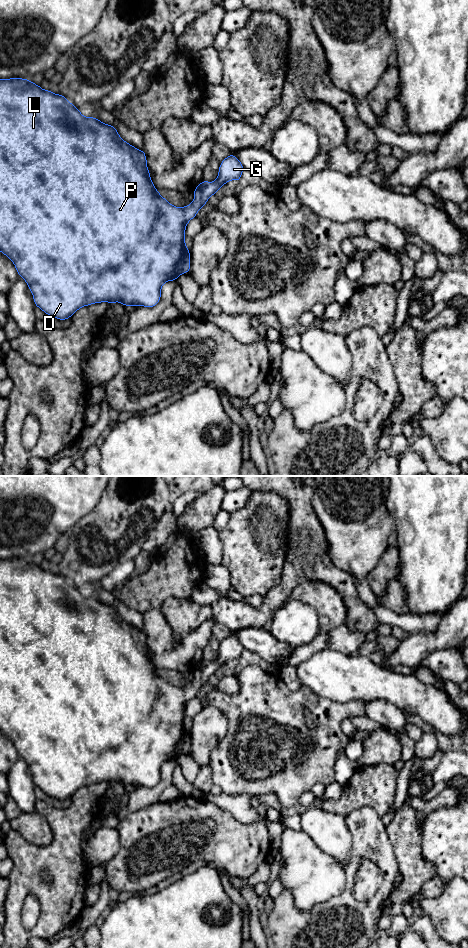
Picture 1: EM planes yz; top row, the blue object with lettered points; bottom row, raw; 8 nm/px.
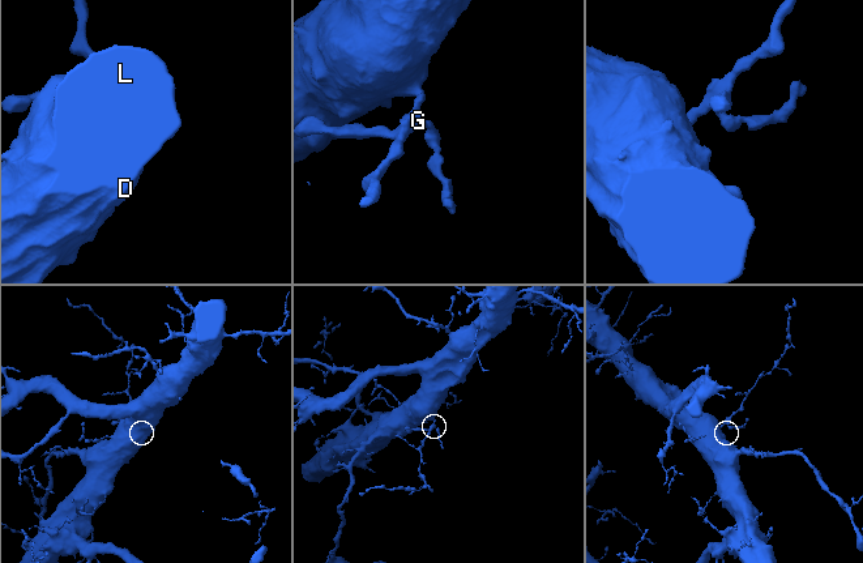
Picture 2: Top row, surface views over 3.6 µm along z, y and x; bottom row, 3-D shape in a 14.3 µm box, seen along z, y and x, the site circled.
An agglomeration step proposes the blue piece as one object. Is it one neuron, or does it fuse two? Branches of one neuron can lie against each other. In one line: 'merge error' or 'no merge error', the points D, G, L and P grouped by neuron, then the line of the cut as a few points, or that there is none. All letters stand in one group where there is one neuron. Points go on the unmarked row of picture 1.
no merge error; groups D G L P; cut none

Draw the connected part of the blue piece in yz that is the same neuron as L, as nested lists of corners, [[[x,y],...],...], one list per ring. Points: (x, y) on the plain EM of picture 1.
[[[23,558],[0,559],[0,732],[15,745],[33,775],[36,787],[59,800],[69,799],[78,789],[95,783],[115,782],[126,786],[152,788],[161,779],[161,768],[167,761],[176,761],[183,753],[190,752],[190,732],[185,724],[185,709],[188,702],[208,682],[210,676],[231,660],[241,662],[244,650],[239,639],[229,634],[219,646],[218,657],[214,662],[202,660],[194,669],[194,681],[185,687],[175,687],[156,670],[151,661],[144,630],[138,630],[125,622],[113,605],[108,605],[94,597],[84,597],[79,589],[62,574],[43,570],[31,560]]]

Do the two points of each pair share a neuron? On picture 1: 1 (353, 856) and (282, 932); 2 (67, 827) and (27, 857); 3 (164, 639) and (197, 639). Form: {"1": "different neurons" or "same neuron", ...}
{"1": "same neuron", "2": "same neuron", "3": "same neuron"}

